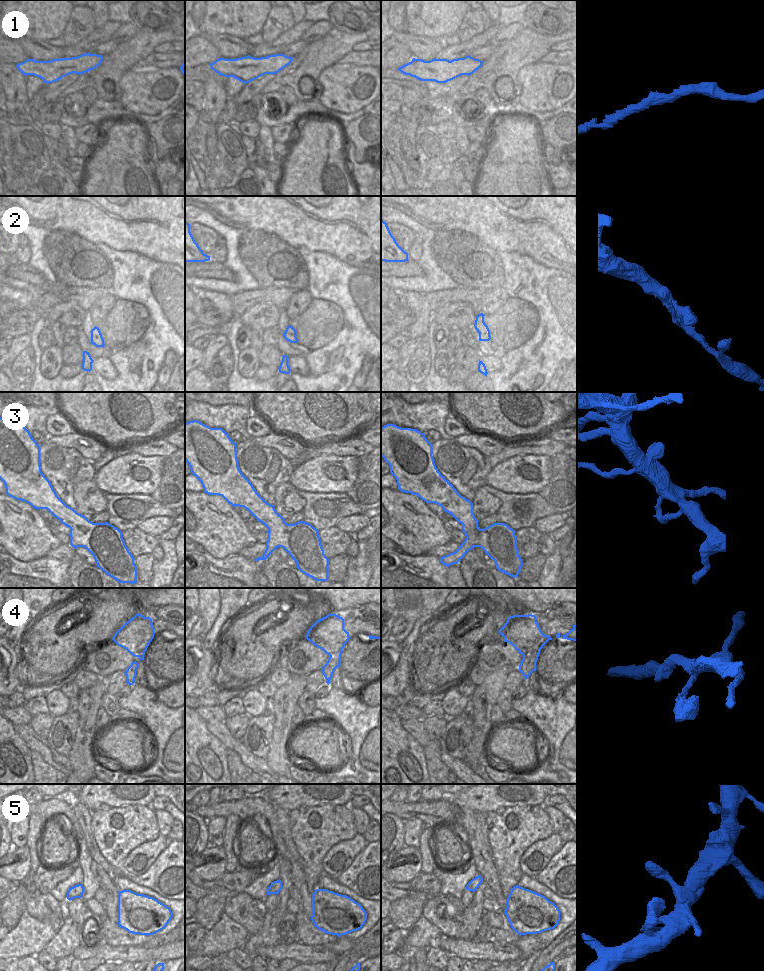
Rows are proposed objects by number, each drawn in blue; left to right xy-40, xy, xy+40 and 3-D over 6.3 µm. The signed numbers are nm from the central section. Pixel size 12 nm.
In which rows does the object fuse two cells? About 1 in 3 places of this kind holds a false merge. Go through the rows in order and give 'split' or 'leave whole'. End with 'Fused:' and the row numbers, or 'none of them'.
1: leave whole
2: leave whole
3: leave whole
4: split
5: leave whole
Fused: 4

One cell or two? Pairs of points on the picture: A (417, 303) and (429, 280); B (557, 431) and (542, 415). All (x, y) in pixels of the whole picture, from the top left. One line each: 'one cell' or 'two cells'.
A: two cells
B: two cells

